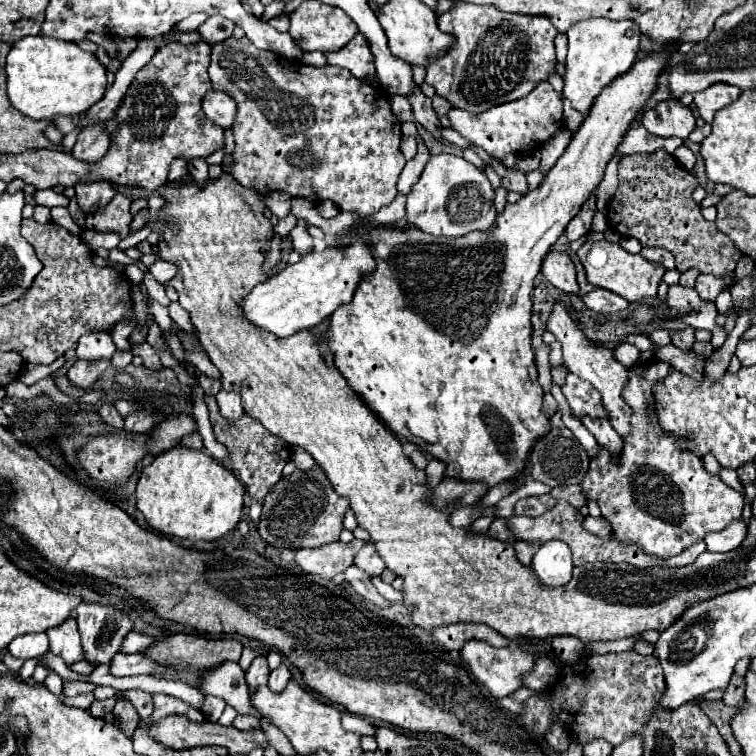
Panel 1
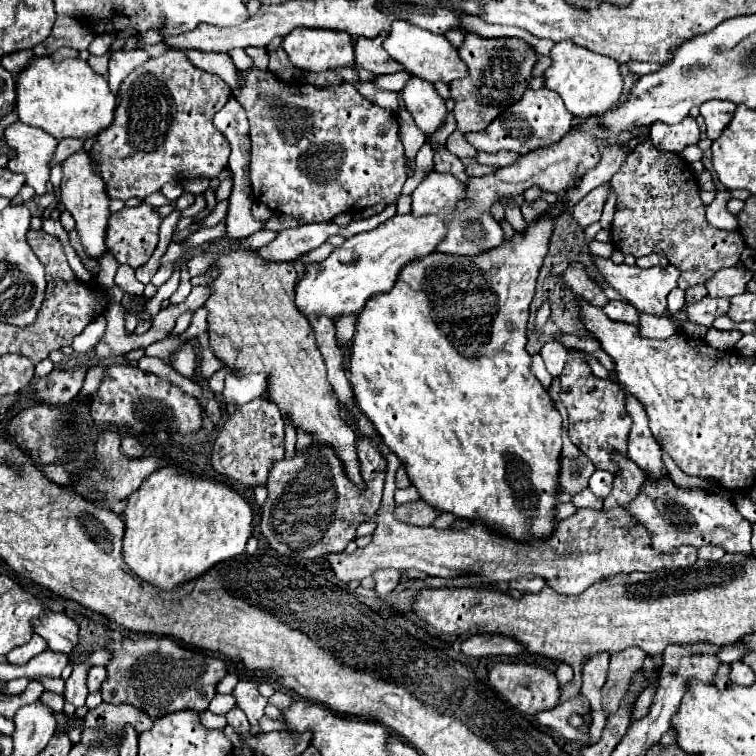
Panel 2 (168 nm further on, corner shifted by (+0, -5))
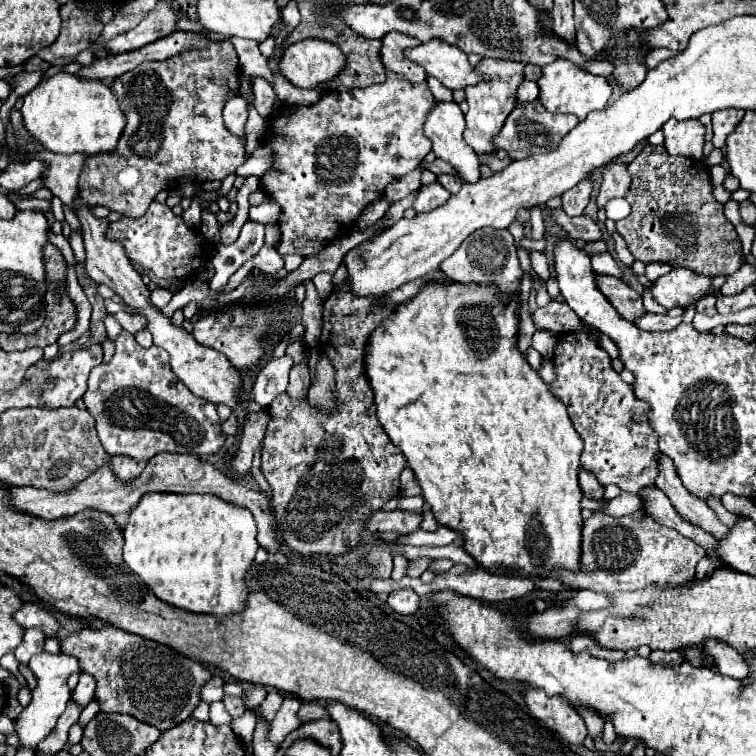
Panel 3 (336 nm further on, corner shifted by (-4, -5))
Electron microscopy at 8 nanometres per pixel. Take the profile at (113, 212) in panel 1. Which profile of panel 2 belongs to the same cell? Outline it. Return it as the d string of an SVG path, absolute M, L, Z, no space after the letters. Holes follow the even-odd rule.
M145 201L137 207L129 207L129 209L121 209L121 211L113 213L109 219L109 235L107 235L111 255L121 265L129 265L133 269L143 267L159 243L161 221L163 221L163 217L157 213L157 209L147 205Z

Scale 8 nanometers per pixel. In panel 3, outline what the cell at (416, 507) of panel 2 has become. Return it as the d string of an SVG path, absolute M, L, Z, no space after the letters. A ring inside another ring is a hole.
M395 509L395 511L375 511L367 523L367 535L379 531L379 533L387 533L387 531L395 531L395 533L413 533L417 531L421 525L421 513L415 511L403 511L403 509Z

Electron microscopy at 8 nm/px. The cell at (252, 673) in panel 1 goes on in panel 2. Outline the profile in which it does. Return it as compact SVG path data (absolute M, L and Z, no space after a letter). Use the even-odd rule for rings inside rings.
M241 679L231 695L235 697L237 707L241 707L245 711L245 715L247 715L247 719L251 723L249 735L253 735L253 737L261 735L263 729L259 727L259 719L265 715L263 709L267 705L267 699L257 691L257 685L253 681L249 681L249 679Z

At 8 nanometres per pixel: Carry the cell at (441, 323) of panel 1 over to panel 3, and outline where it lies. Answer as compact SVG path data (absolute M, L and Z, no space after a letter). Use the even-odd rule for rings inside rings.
M435 279L435 281L427 281L425 285L421 285L419 293L409 299L407 303L403 305L397 305L397 311L393 311L387 319L381 321L381 325L371 333L369 337L369 343L367 343L367 355L365 355L365 375L367 375L367 381L371 385L371 391L373 391L373 397L375 397L375 407L377 407L377 419L379 423L383 425L385 433L389 435L389 439L393 441L393 445L397 445L401 449L401 453L405 455L405 461L407 465L413 469L415 477L417 477L417 483L423 491L423 499L425 503L431 507L433 515L437 517L437 521L441 525L447 525L451 529L457 529L463 533L465 537L465 551L481 565L485 567L487 571L491 573L503 573L503 571L521 571L525 575L539 575L539 577L549 577L553 575L555 569L571 569L571 571L577 571L579 569L579 553L581 553L581 525L583 525L583 519L581 519L581 507L579 507L579 501L581 501L581 489L579 489L579 483L577 483L577 471L581 467L579 463L579 455L581 455L581 437L577 435L577 431L573 429L571 425L571 419L567 415L567 409L565 405L549 391L547 383L539 377L537 371L531 369L531 365L527 363L525 355L517 349L517 335L519 335L519 307L521 307L521 299L517 299L517 303L497 303L497 295L493 295L493 291L497 291L497 287L465 287L465 283L449 283L449 281L441 281L441 279Z

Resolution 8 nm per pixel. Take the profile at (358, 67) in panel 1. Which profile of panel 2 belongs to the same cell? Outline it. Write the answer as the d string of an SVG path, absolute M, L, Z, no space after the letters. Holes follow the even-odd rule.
M381 31L381 35L377 35L375 39L357 39L357 49L355 49L357 65L373 71L375 75L387 75L387 73L401 71L403 69L401 63L393 61L381 45L387 39L387 35L389 35L387 31Z

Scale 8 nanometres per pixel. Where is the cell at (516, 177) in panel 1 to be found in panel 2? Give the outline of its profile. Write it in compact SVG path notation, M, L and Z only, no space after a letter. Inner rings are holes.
M537 199L537 201L533 201L533 203L523 203L523 207L521 207L521 213L523 213L523 217L525 217L525 221L527 223L533 223L533 221L537 221L541 215L545 215L549 211L549 203L547 201L543 201L543 199Z

